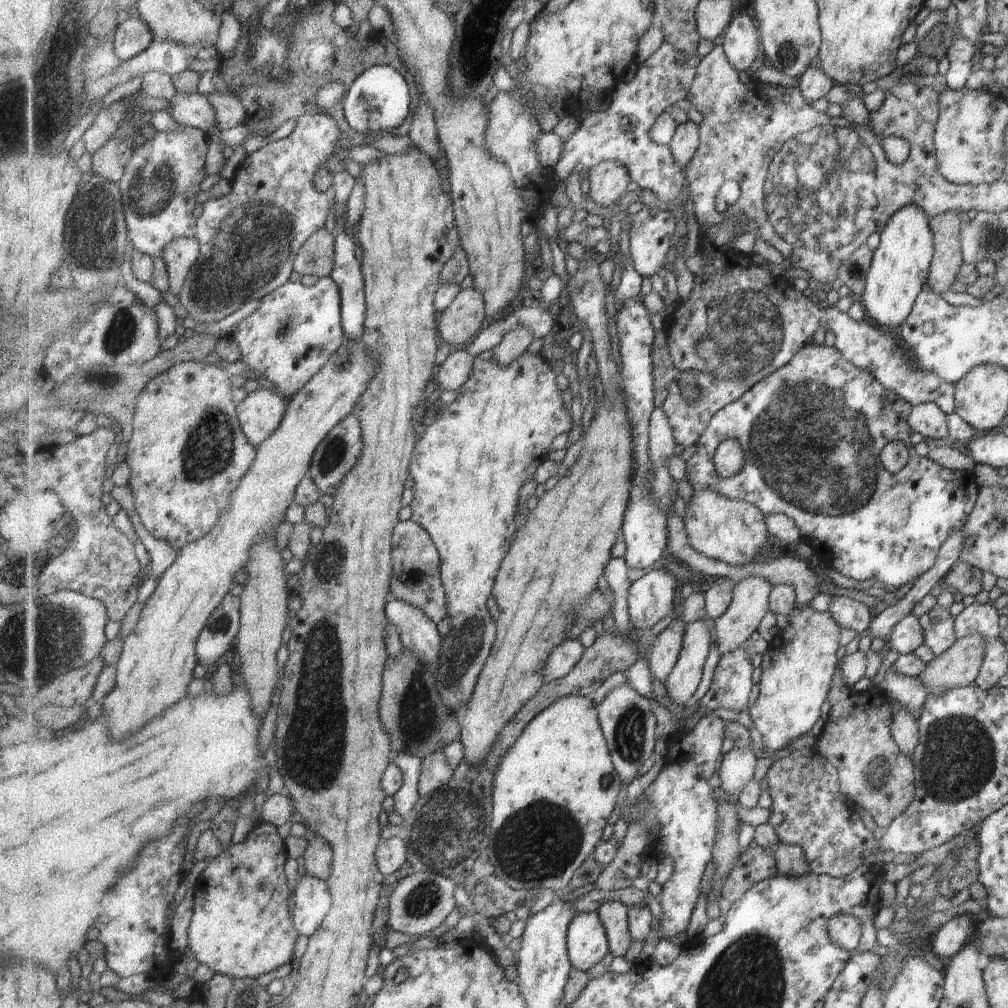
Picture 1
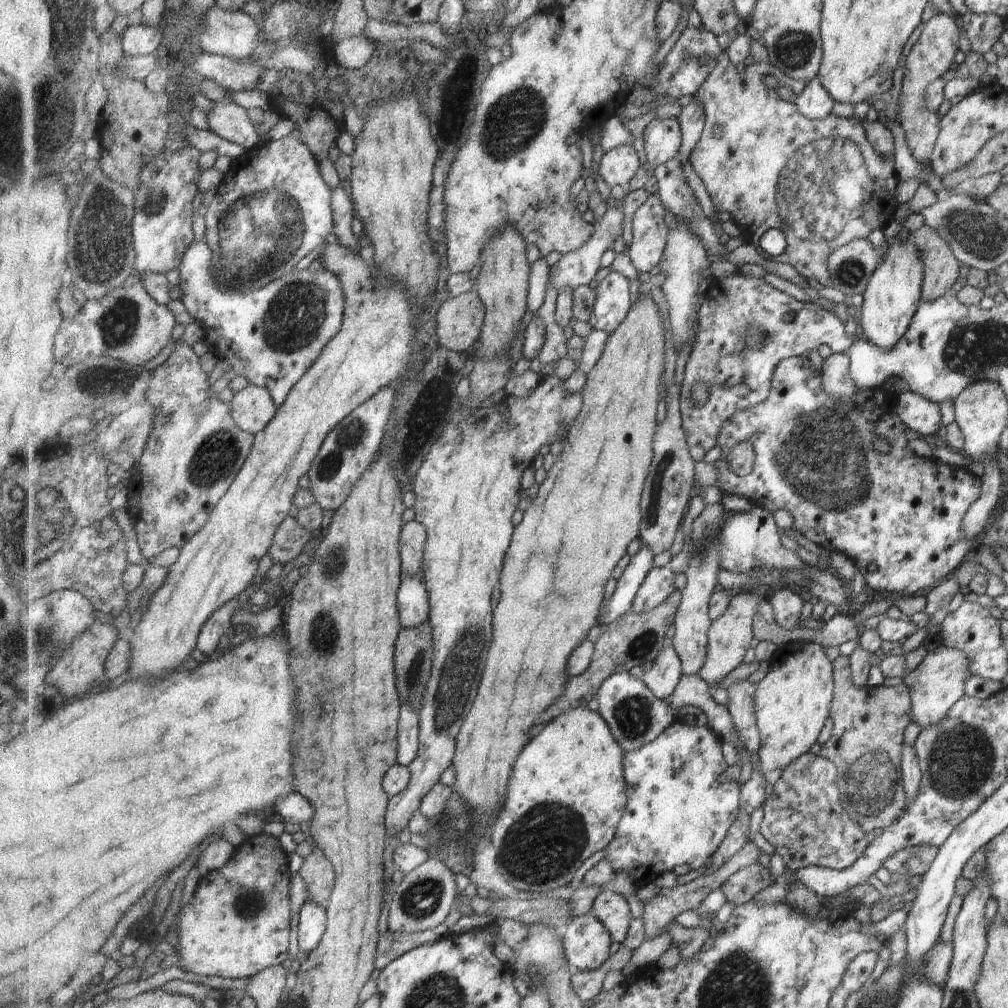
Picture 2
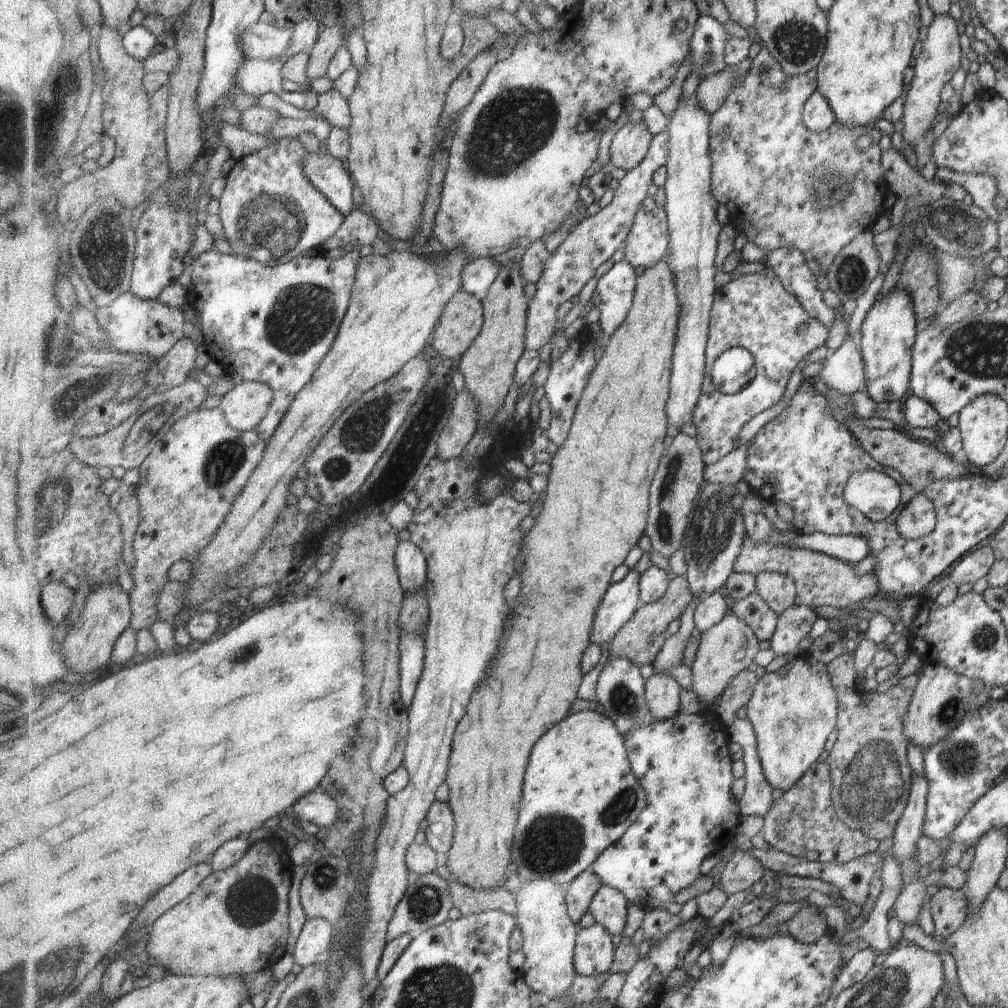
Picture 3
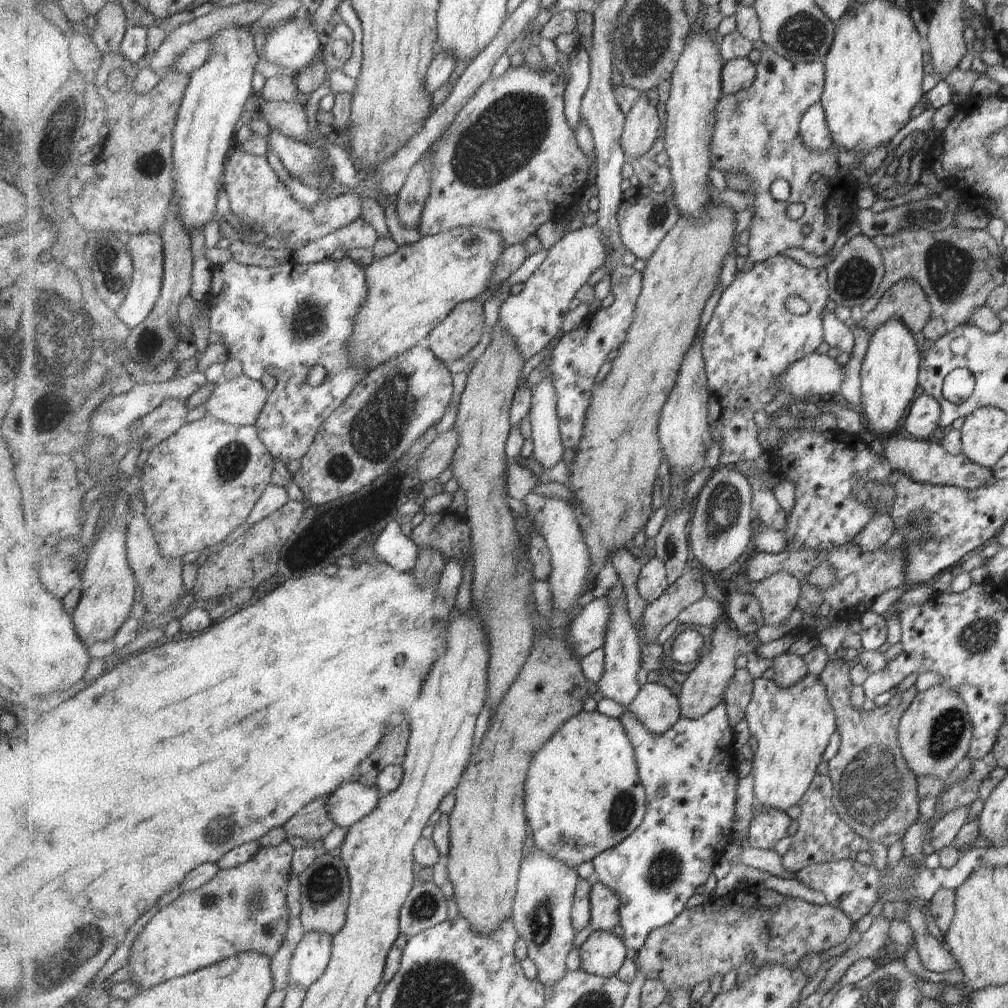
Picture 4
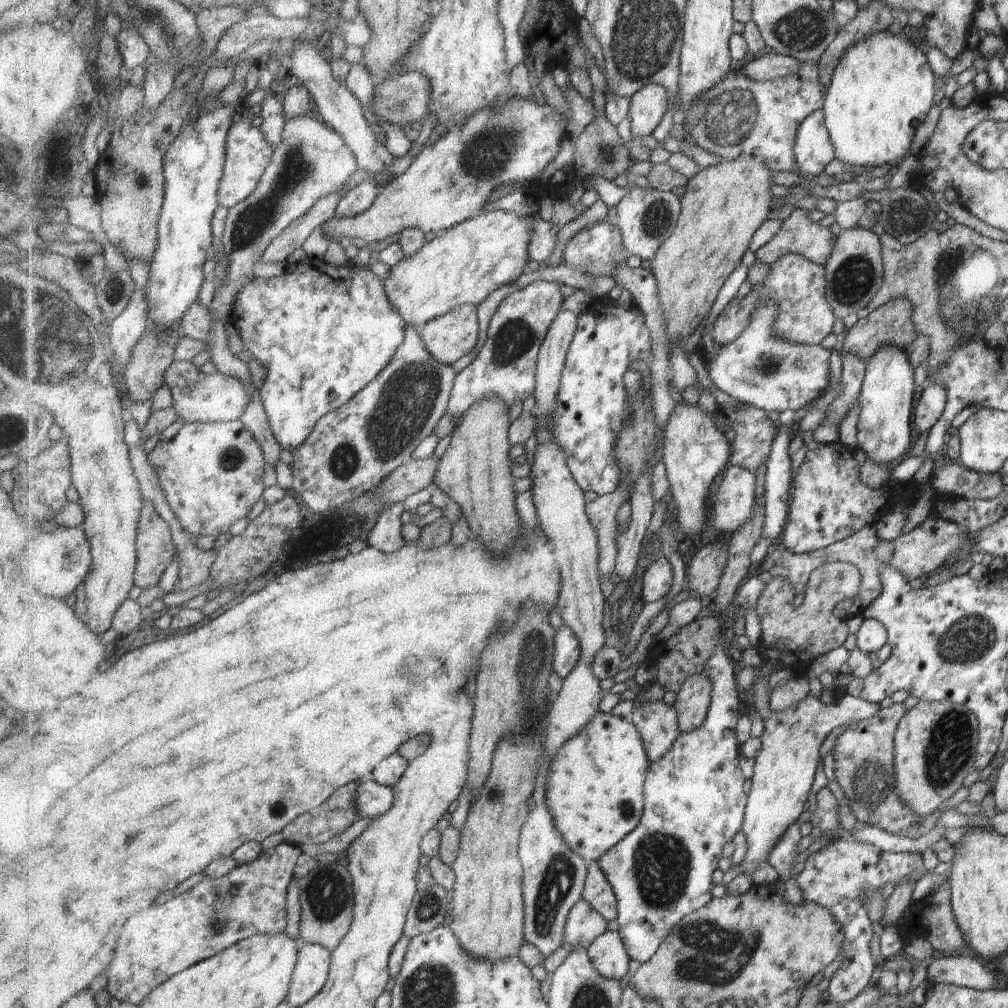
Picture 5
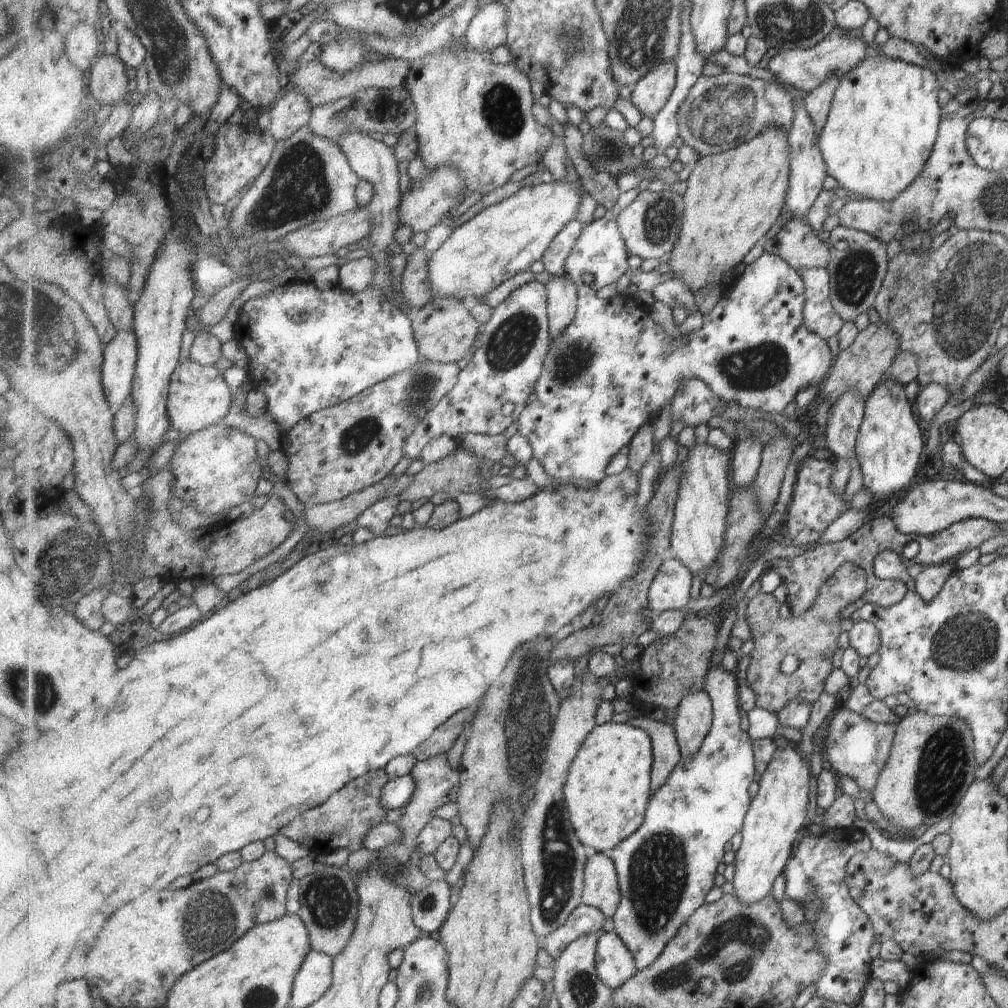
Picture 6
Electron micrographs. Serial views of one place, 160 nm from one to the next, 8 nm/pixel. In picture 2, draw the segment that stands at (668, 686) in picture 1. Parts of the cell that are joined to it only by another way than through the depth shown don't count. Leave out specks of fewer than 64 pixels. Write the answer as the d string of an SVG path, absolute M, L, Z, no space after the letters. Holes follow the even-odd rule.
M719 501L715 504L707 504L702 512L695 518L691 532L689 532L689 561L686 572L687 586L683 591L682 605L678 616L674 620L676 633L670 641L675 648L682 663L684 674L697 674L703 669L707 659L707 646L709 645L708 633L713 621L709 618L710 602L713 594L720 588L717 583L717 573L723 570L721 566L721 532L723 524L727 522L727 514L731 514L725 504Z

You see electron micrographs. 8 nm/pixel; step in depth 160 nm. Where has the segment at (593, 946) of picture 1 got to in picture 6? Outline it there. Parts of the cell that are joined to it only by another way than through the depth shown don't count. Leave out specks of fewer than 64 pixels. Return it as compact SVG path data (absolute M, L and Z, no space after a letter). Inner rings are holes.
M615 930L603 933L598 939L598 973L612 989L617 989L638 971L638 964Z

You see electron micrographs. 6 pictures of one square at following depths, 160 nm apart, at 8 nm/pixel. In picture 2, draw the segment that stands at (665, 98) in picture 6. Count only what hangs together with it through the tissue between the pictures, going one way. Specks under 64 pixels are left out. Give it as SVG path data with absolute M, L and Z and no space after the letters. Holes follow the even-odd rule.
M627 144L605 152L600 160L598 172L609 187L619 185L626 188L641 167L644 166L639 162L637 150Z

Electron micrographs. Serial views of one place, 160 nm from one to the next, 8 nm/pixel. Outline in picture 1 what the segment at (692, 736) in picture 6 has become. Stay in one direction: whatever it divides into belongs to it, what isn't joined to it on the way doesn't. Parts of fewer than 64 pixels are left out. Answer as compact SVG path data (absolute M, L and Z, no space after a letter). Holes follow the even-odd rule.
M761 575L736 582L734 599L727 612L715 621L714 626L716 628L716 641L722 656L743 644L749 643L749 638L755 634L755 630L758 630L759 625L762 624L762 620L765 618L765 614L771 611L770 596L773 589L774 584Z

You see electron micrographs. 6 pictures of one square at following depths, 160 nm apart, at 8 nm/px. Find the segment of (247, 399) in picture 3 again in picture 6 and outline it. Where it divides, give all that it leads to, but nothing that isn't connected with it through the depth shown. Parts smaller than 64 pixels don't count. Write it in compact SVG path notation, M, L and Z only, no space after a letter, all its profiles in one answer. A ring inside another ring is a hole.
M195 360L182 362L170 382L168 412L172 428L187 436L222 422L234 406L234 390L225 382L221 369L205 366Z

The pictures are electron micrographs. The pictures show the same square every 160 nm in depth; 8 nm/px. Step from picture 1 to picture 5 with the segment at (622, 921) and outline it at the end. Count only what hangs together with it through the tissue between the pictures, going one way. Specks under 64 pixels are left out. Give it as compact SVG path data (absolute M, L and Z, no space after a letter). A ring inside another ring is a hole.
M598 861L589 862L583 899L585 899L607 922L617 920L618 898L607 875L601 870Z

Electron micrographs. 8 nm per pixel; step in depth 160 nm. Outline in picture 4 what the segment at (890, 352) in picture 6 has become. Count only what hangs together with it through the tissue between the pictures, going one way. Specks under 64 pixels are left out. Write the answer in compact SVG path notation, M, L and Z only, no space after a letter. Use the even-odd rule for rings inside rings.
M900 278L878 296L877 304L857 322L869 334L889 317L897 317L910 332L917 333L930 318L926 294L911 278Z

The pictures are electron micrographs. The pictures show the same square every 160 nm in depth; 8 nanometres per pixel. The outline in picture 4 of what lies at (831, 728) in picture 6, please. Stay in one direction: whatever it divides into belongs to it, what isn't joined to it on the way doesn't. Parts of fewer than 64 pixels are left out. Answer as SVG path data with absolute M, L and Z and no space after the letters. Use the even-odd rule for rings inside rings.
M840 653L828 660L820 673L826 692L831 692L831 706L835 706L835 726L839 734L840 745L835 755L827 762L826 775L832 784L831 804L837 816L856 835L867 841L879 842L886 848L901 840L907 827L912 825L919 815L918 796L916 793L916 776L907 768L897 742L897 725L899 717L905 712L911 700L917 694L914 686L901 692L894 692L888 703L872 710L855 709L851 705L850 664L846 663Z

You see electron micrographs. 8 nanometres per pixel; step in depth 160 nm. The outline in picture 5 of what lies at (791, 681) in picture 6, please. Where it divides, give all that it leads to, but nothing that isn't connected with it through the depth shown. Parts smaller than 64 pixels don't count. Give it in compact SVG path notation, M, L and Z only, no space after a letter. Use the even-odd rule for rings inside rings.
M823 563L810 574L804 600L798 607L789 599L793 588L791 581L783 577L768 577L765 588L759 597L756 612L761 622L761 639L766 648L766 658L756 666L746 667L735 664L736 679L739 688L739 699L746 700L748 692L763 673L773 672L778 665L783 668L797 660L810 662L817 656L826 654L833 648L843 646L847 638L845 621L831 615L837 602L857 596L859 588L860 567L851 563Z

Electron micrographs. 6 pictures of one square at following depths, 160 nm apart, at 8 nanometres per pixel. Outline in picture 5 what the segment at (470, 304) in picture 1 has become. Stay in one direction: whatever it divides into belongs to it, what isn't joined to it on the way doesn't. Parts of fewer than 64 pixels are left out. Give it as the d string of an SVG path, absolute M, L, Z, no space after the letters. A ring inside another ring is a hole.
M456 306L445 316L428 322L420 334L430 353L443 364L451 366L463 356L471 354L479 338L476 307Z

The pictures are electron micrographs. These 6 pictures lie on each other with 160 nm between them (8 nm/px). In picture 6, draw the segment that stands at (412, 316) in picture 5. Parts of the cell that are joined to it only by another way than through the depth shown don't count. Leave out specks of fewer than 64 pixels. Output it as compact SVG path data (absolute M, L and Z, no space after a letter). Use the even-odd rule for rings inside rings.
M566 177L559 182L551 181L538 187L527 187L519 190L512 197L500 203L491 203L462 225L455 226L451 234L435 249L427 263L430 281L429 290L433 300L443 297L453 297L460 301L484 299L490 292L497 289L506 280L516 274L529 271L531 264L542 260L551 243L557 238L565 225L577 218L577 210L581 204L581 185L577 177L568 184Z

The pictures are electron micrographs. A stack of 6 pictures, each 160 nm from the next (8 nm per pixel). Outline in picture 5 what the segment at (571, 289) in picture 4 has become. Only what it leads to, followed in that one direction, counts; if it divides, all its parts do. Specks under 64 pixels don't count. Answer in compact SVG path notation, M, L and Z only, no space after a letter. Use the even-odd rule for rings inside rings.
M538 280L512 292L501 302L491 319L483 348L471 363L457 373L455 390L447 407L454 426L472 404L489 395L499 395L508 407L534 396L538 356L550 326L563 310L563 300L558 282Z

